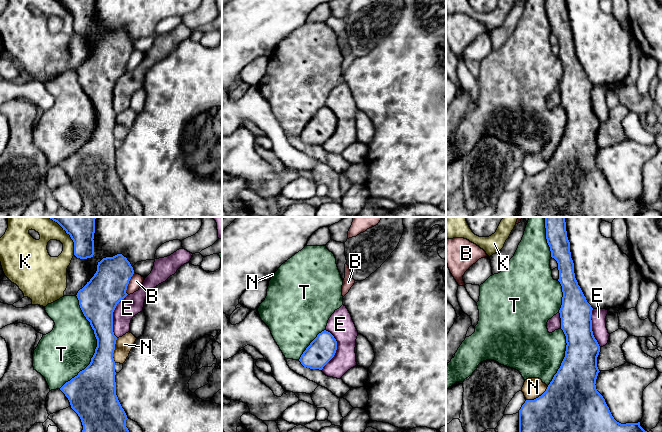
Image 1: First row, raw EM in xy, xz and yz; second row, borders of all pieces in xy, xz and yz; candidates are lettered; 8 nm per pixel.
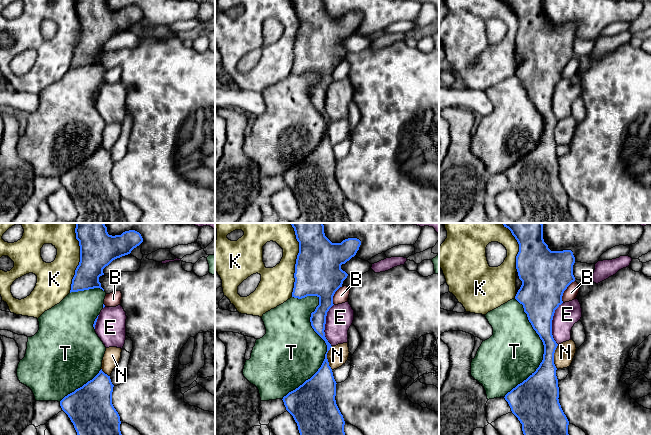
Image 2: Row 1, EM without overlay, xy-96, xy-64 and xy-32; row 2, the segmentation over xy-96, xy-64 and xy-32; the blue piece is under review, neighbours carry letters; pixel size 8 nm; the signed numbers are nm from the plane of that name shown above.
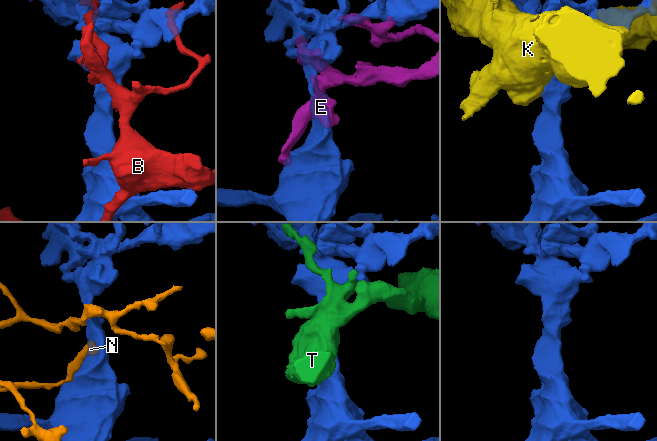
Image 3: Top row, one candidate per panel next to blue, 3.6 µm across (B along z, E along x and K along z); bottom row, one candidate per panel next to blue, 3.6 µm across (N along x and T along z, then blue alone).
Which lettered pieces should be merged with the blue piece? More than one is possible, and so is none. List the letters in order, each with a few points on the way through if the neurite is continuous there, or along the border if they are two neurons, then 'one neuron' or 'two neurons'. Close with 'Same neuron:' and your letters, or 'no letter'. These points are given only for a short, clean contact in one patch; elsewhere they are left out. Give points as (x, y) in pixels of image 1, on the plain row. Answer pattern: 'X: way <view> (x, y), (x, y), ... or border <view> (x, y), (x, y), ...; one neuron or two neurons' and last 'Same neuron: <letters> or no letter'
B: two neurons
E: two neurons
K: two neurons
N: two neurons
T: two neurons
Same neuron: no letter

